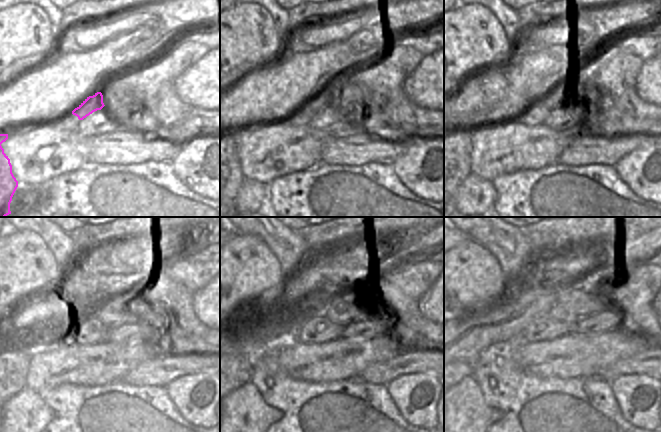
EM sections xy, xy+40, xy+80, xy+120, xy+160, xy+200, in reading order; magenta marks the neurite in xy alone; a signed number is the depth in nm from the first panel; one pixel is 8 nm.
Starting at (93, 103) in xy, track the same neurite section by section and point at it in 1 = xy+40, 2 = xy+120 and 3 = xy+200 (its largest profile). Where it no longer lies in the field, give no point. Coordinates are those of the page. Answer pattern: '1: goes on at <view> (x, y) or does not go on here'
1: goes on at xy+40 (324, 100)
2: goes on at xy+120 (116, 310)
3: goes on at xy+200 (578, 305)

